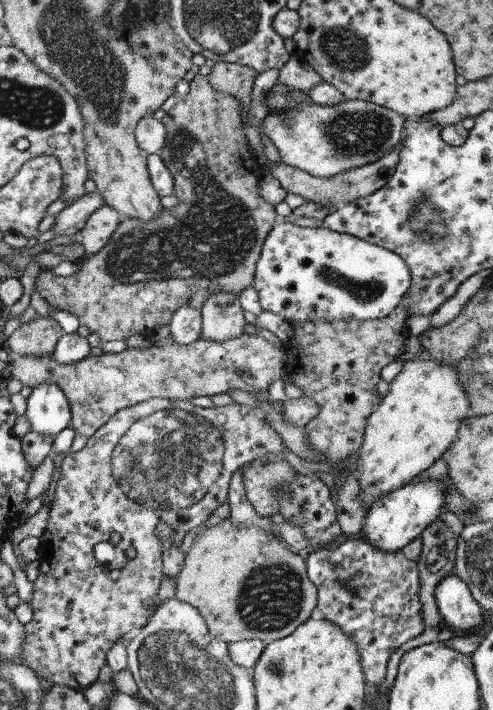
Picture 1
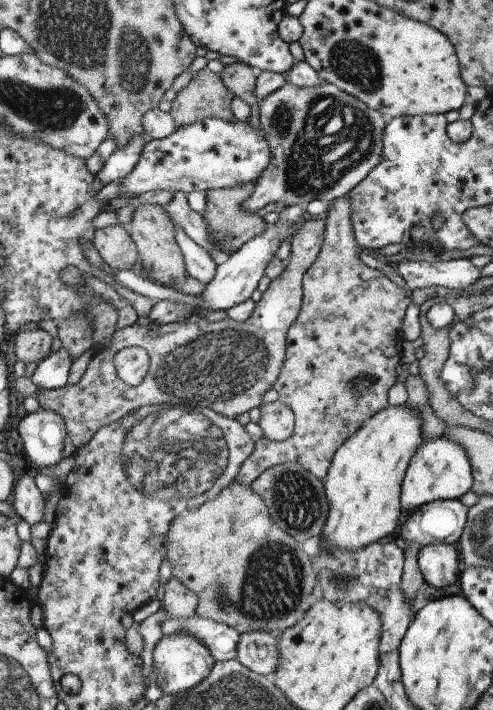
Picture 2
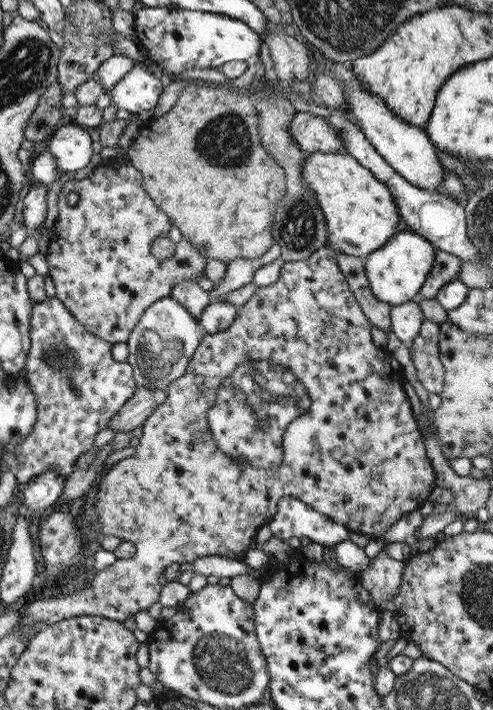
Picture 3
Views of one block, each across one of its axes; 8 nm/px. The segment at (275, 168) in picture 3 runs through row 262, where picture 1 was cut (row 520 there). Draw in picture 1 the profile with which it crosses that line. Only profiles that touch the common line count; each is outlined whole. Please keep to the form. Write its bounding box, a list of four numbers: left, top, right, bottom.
[175,518,318,644]

